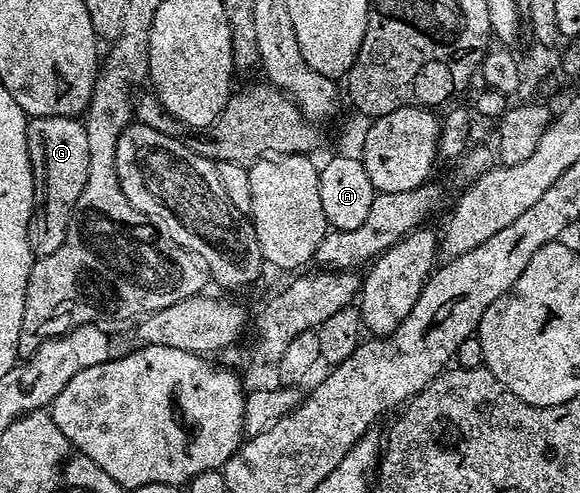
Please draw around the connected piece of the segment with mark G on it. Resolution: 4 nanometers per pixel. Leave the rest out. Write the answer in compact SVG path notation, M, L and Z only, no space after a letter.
M29 117L27 121L27 151L33 168L33 218L27 223L27 239L37 257L59 251L65 242L65 232L73 208L83 195L87 183L87 131L84 120L77 117Z

